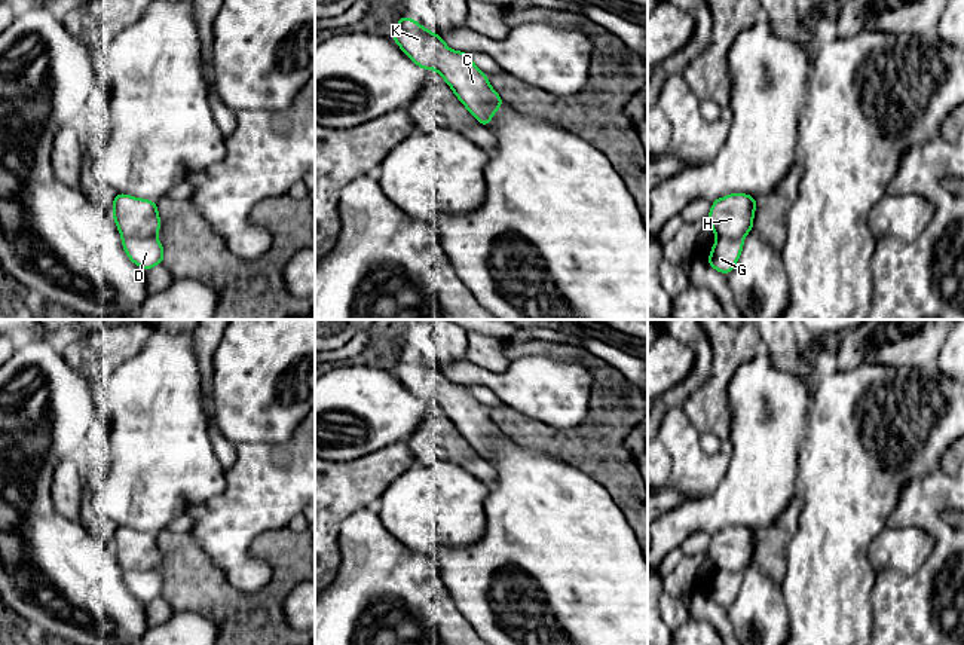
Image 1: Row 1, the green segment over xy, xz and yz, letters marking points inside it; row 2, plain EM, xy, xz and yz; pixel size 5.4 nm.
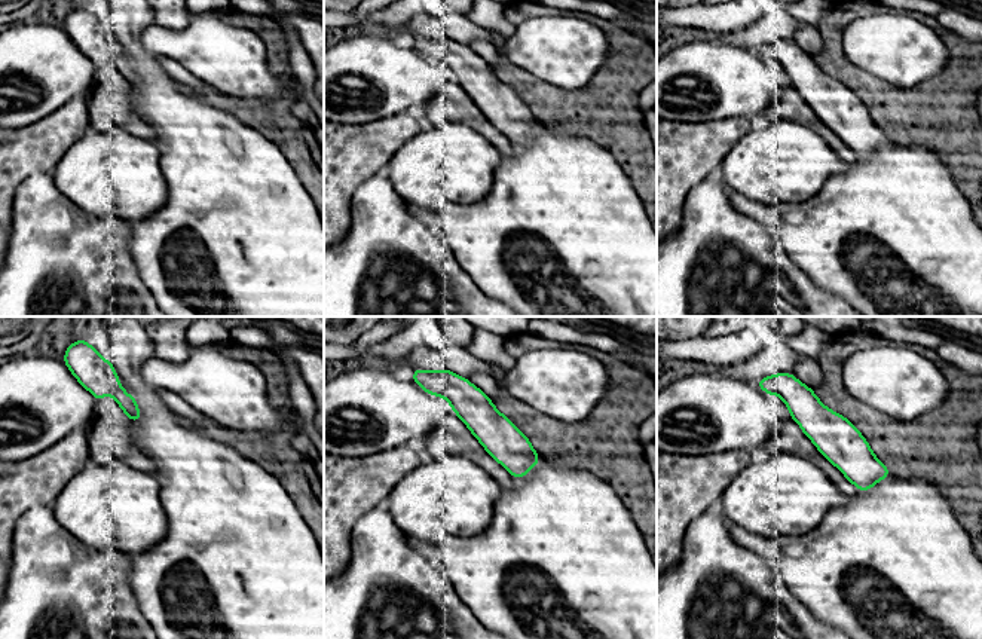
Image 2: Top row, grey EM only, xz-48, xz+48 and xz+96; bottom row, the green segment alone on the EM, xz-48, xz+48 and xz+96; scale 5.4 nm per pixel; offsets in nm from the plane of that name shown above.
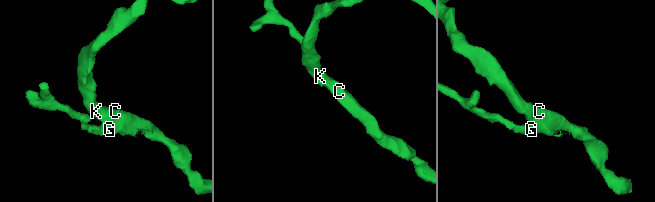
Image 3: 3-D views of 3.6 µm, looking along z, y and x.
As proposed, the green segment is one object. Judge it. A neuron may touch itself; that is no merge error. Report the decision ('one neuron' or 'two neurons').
one neuron

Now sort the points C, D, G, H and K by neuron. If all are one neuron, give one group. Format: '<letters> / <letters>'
C D G H K

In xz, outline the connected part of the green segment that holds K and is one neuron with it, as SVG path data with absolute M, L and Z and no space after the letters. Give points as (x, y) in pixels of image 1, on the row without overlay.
M400 351L392 373L420 401L432 401L441 407L456 431L486 461L498 440L505 438L490 419L487 407L474 398L471 386L450 383L438 367L423 361L417 354Z

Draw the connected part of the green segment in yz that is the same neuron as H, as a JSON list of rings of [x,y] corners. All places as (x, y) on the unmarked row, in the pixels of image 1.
[[[729,526],[711,535],[709,554],[717,569],[707,596],[722,606],[729,606],[741,587],[744,569],[755,562],[756,531]]]

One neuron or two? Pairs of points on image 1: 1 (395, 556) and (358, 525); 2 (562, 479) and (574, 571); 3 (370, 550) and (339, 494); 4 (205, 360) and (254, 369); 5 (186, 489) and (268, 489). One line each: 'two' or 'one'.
1: one
2: one
3: two
4: two
5: two

